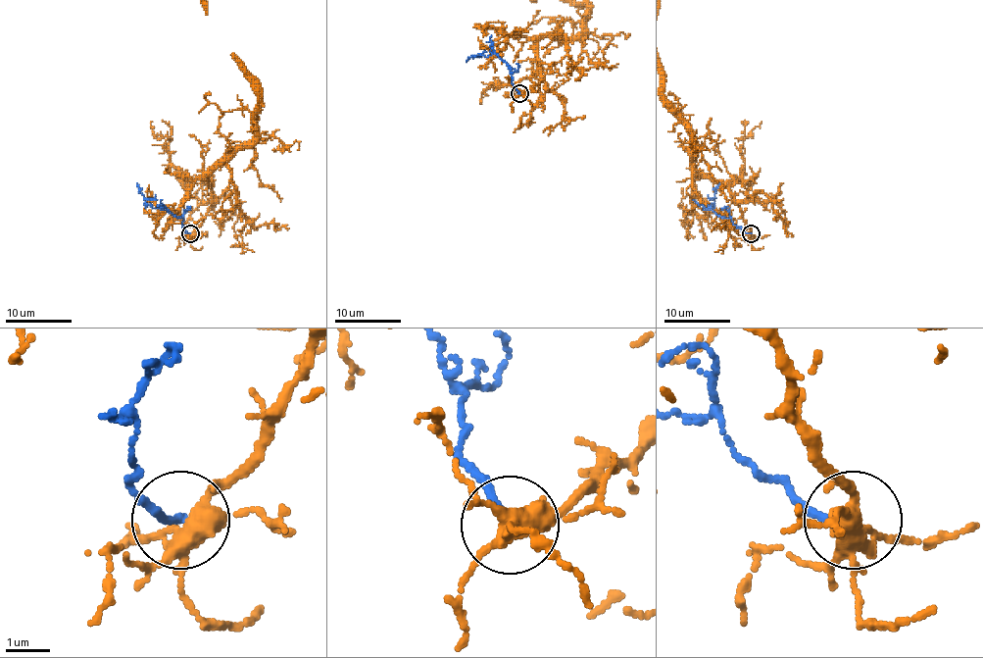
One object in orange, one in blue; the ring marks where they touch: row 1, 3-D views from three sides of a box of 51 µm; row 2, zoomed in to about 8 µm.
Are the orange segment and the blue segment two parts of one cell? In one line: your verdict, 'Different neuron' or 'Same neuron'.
Different neuron

